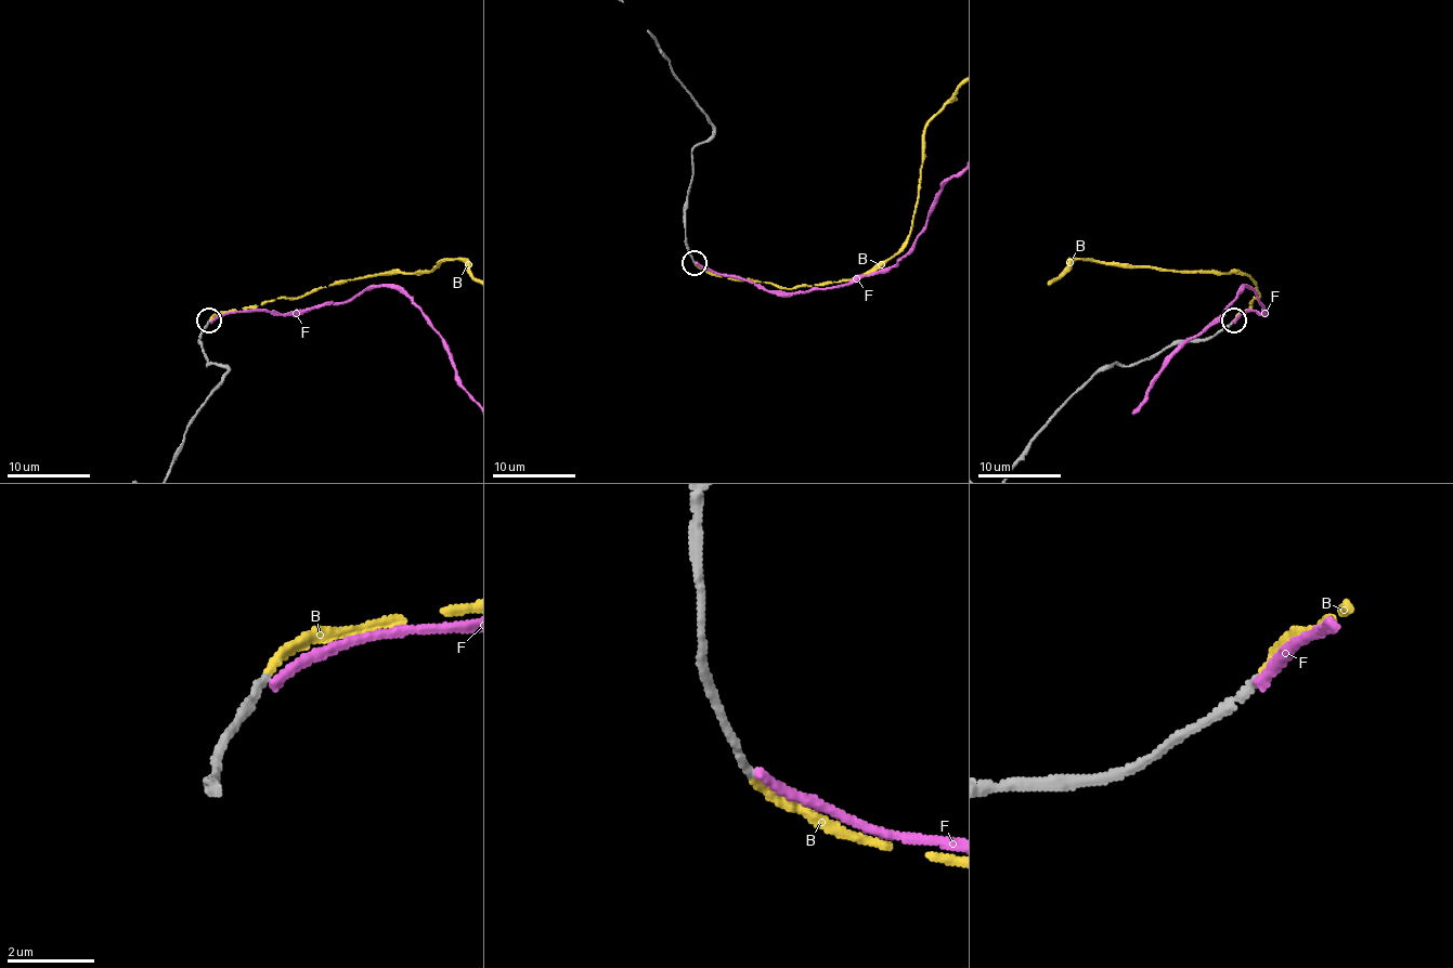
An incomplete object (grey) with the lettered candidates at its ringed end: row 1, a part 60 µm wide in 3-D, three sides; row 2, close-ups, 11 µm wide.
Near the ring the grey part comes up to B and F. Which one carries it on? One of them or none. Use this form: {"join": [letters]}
{"join": ["B"]}

